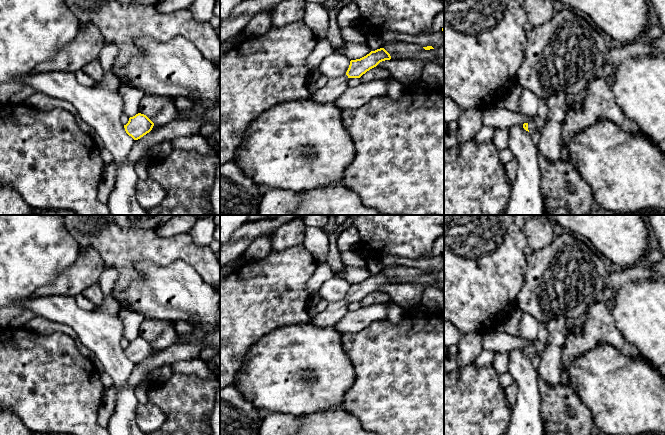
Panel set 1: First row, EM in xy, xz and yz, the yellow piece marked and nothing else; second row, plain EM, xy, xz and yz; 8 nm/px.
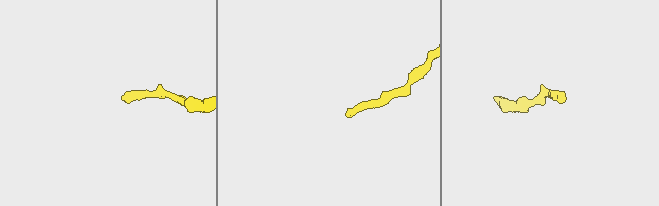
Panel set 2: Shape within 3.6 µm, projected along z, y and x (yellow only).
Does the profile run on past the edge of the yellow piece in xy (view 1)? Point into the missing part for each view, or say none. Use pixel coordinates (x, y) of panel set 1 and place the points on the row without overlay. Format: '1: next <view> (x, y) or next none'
1: next none

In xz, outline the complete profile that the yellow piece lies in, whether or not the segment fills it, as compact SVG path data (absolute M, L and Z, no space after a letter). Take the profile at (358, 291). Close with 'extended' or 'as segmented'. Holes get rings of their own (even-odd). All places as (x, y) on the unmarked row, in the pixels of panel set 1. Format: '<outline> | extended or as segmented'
M380 272L371 275L360 283L351 284L345 299L329 303L328 307L318 313L310 322L316 327L334 326L348 312L350 302L360 302L367 295L376 291L380 286L390 283L390 278L384 272Z | extended

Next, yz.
M536 340L532 345L529 347L524 347L523 352L528 355L530 358L534 358L535 356L540 356L542 355L545 347L547 344L543 344L540 341Z | extended

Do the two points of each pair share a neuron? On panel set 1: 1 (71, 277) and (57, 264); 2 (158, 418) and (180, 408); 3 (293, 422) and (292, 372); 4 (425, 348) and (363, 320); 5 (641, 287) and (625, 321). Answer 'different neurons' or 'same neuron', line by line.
1: different neurons
2: different neurons
3: different neurons
4: different neurons
5: same neuron

